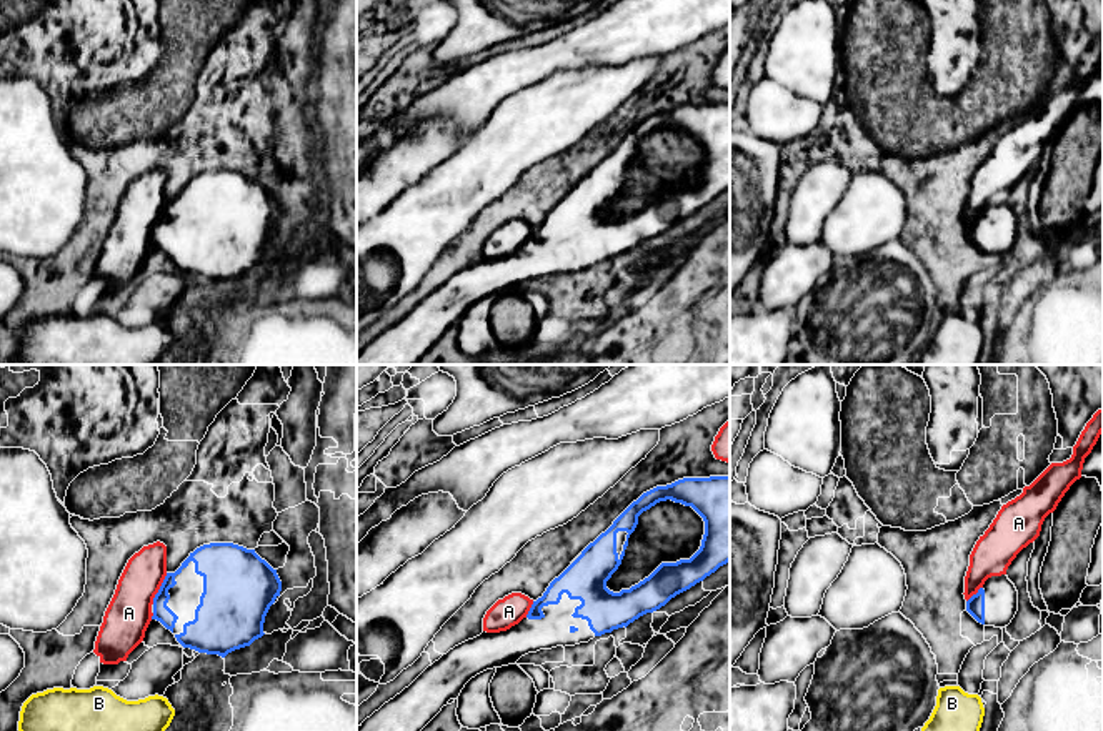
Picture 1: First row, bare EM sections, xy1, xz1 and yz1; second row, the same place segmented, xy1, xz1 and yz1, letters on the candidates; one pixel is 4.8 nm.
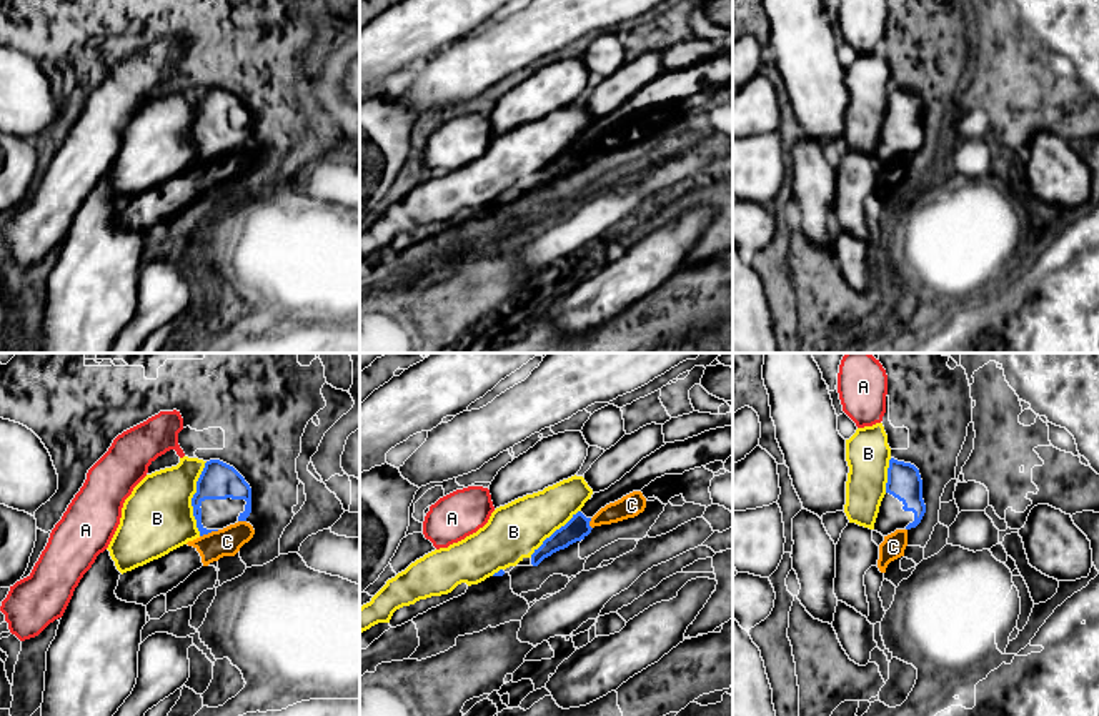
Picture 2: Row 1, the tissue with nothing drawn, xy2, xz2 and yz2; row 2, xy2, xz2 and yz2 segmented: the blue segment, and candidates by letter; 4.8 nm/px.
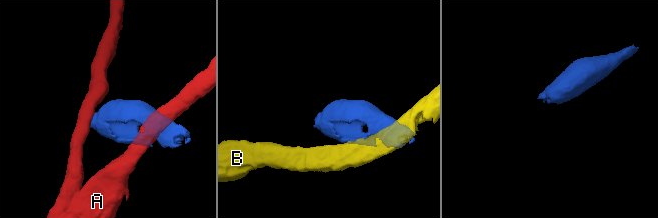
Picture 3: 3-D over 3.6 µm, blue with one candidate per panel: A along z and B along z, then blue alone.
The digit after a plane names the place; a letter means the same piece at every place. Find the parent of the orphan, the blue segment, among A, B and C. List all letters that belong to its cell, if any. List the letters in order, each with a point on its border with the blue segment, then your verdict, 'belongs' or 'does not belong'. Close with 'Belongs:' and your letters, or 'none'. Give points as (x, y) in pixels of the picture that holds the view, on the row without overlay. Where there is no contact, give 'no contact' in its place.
A: xy1 (160, 215) | does not belong
B: xy2 (192, 125) | does not belong
C: xy2 (208, 159) | does not belong
Belongs: none

